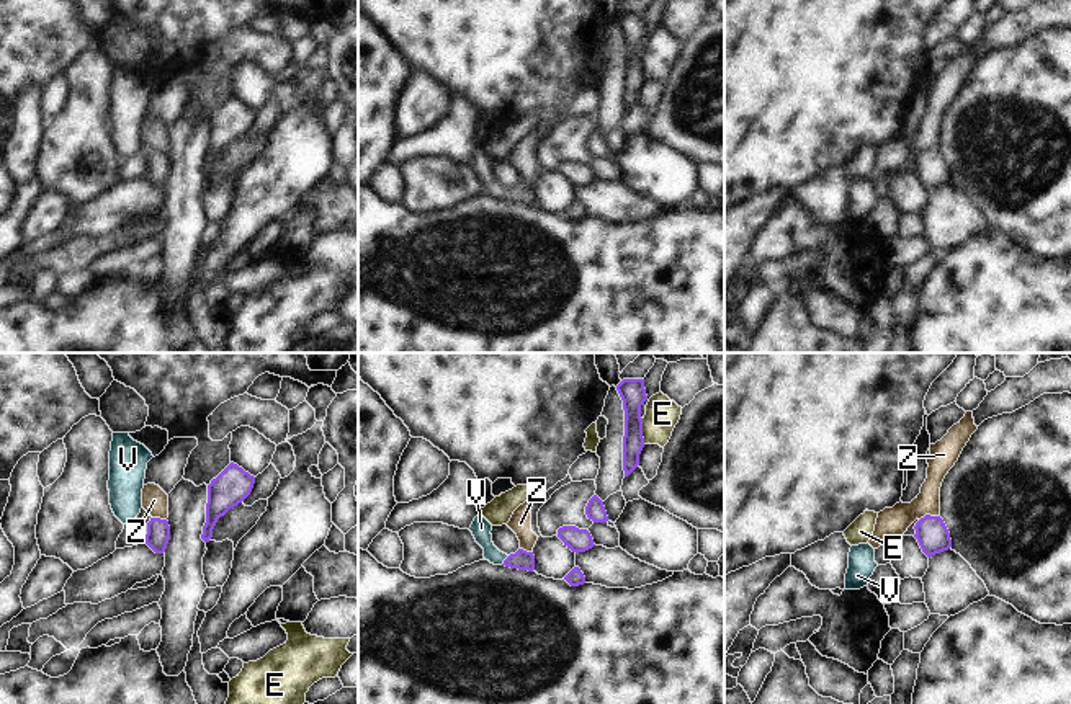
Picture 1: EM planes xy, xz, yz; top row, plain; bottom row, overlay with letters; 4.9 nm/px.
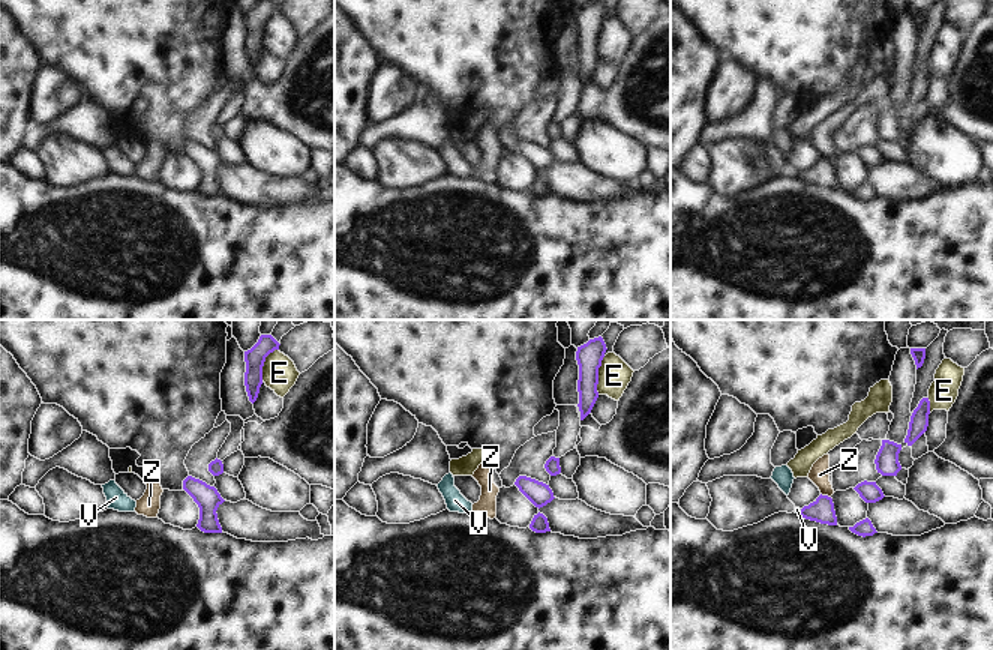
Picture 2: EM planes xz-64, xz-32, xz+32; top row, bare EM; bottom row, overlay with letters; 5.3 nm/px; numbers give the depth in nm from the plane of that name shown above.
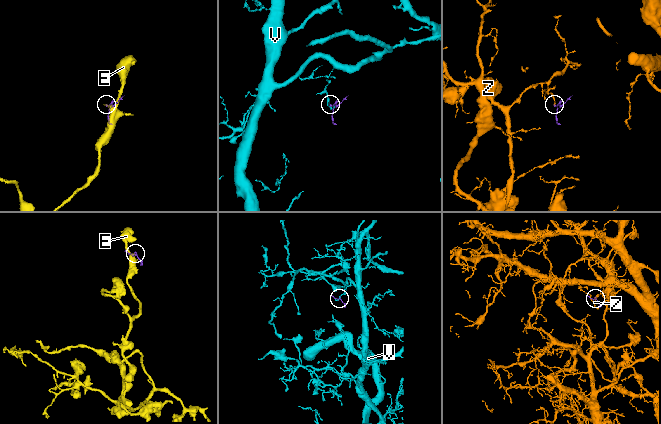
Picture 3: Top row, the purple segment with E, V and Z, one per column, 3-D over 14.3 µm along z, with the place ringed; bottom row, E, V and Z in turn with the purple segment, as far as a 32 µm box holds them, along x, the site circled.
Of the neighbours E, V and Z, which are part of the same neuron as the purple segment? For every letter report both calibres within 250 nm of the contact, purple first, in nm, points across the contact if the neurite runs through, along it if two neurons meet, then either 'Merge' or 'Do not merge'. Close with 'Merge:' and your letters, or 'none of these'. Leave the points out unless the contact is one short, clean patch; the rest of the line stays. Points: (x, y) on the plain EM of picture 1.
E: Thickness 130 nm (purple) against 160 nm. Do not merge
V: Thickness 100 nm (purple) against 100 nm. Path across: xz (524, 195), (504, 195), (488, 180), (481, 162). Merge
Z: Thickness 160 nm (purple) against 140 nm. Boundary: yz (937, 149), (924, 149), (919, 154). Do not merge
Merge: V

